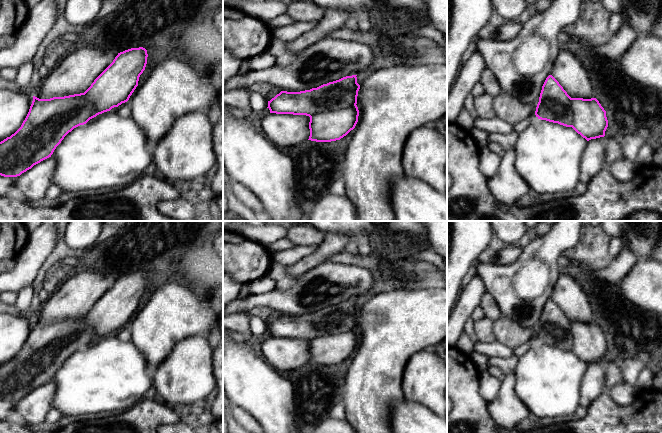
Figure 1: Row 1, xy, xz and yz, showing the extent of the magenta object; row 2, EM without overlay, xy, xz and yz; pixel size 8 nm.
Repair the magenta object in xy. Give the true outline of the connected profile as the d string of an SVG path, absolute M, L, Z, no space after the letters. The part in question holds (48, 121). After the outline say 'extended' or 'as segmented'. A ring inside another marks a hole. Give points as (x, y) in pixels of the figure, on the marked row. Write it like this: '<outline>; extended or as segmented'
M78 45L72 47L64 59L45 77L34 93L29 112L21 127L10 137L0 142L0 175L17 177L34 165L51 157L56 147L74 128L86 124L99 114L110 111L129 100L138 86L140 75L147 64L147 50L143 47L131 48L118 53L112 47Z; extended

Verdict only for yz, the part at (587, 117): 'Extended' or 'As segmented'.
Extended

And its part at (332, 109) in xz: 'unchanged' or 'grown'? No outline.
grown

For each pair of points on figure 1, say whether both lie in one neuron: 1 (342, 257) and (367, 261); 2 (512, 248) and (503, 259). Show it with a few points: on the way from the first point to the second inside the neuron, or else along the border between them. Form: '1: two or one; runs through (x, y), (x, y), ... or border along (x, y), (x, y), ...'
1: one; runs through (348, 258), (361, 260)
2: one; runs through (511, 251), (506, 256)

